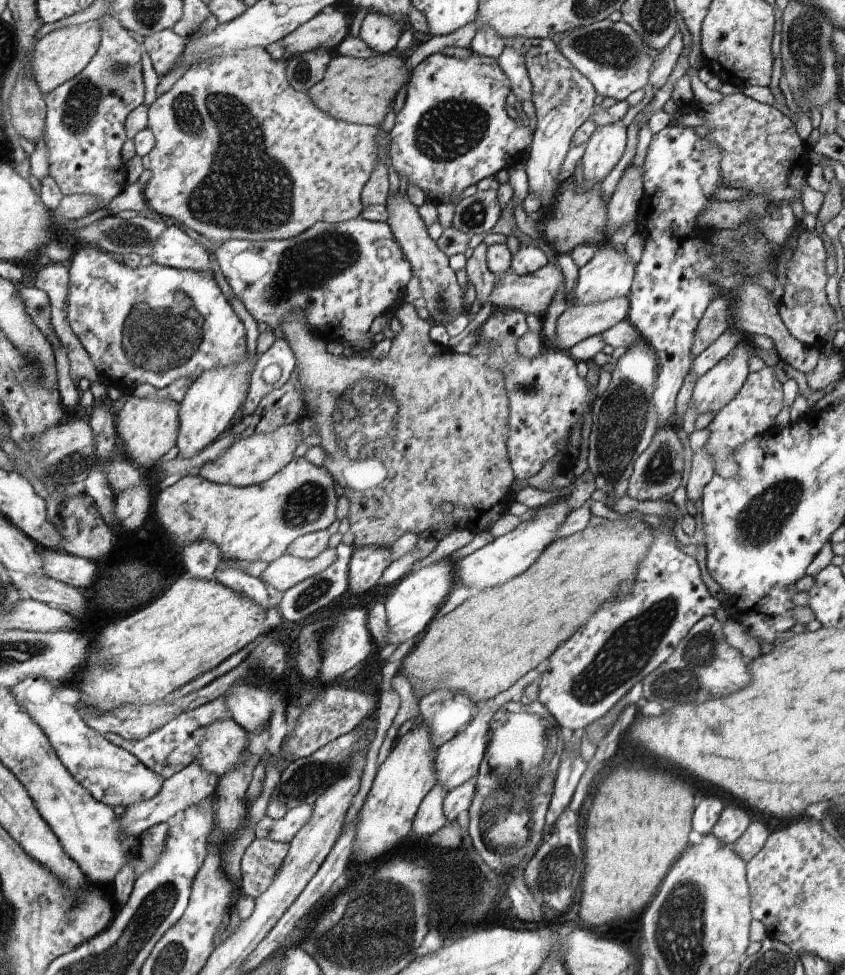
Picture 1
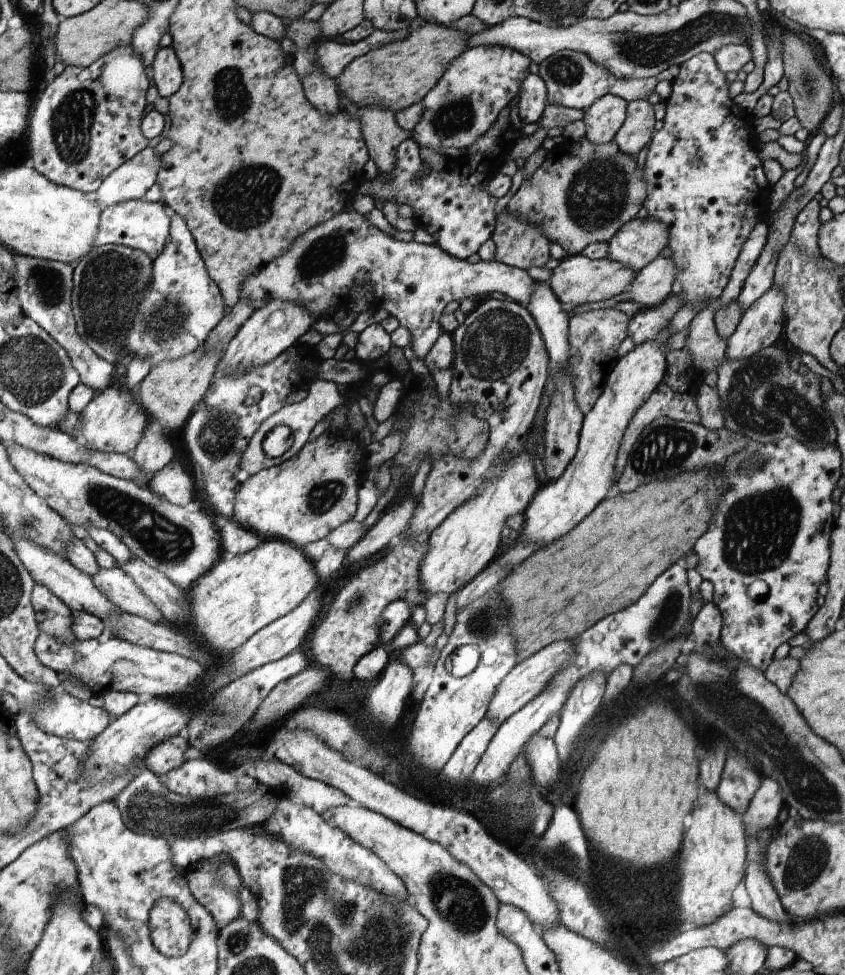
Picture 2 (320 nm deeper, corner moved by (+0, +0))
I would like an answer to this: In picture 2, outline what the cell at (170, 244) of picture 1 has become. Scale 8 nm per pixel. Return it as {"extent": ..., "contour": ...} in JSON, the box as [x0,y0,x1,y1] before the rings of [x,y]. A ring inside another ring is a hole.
{"extent":[93,199,171,262],"contour":[[[138,199],[102,210],[102,216],[98,222],[98,232],[94,236],[93,248],[108,244],[122,245],[144,252],[154,262],[167,248],[170,238],[171,218],[166,214],[164,204]]]}

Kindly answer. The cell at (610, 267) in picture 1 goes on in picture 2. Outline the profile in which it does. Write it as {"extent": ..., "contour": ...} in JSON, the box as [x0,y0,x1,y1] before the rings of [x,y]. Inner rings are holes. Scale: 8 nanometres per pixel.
{"extent":[606,218,668,273],"contour":[[[636,218],[612,236],[606,258],[639,273],[666,249],[668,230],[662,222],[652,218]]]}

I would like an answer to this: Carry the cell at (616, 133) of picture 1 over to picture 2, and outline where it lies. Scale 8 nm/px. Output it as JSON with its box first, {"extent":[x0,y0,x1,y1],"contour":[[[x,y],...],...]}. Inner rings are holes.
{"extent":[583,93,628,146],"contour":[[[609,93],[600,98],[591,109],[586,109],[583,120],[586,140],[594,146],[613,143],[627,118],[628,103],[624,98]]]}

